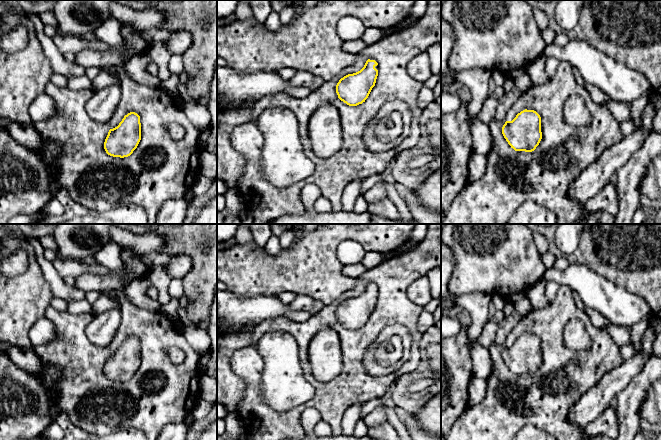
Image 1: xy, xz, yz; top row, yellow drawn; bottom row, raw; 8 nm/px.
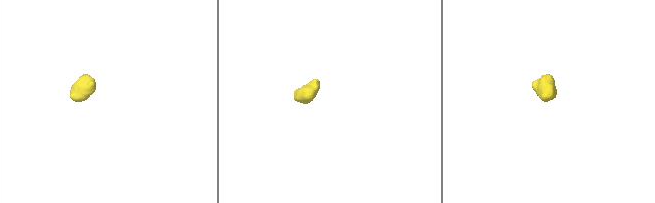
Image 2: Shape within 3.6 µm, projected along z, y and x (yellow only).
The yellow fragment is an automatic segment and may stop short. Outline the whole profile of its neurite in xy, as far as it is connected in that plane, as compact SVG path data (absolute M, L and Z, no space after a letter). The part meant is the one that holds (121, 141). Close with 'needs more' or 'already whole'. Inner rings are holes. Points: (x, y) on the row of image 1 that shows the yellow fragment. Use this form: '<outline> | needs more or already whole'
M130 112L119 125L110 129L104 142L106 153L113 157L128 157L137 148L141 140L140 116Z | already whole

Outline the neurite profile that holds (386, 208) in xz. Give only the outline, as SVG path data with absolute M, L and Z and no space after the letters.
M387 197L379 202L369 203L368 212L371 215L380 215L401 222L401 217L396 206Z

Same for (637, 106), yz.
M641 96L630 103L630 118L637 119L648 103L648 96Z

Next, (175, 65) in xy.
M174 54L170 57L168 68L171 72L169 79L162 81L160 88L171 94L174 97L177 97L178 94L178 85L179 75L184 71L182 54Z

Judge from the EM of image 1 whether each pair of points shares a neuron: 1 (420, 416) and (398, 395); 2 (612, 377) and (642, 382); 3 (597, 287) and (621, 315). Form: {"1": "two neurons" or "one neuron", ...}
{"1": "two neurons", "2": "two neurons", "3": "one neuron"}

